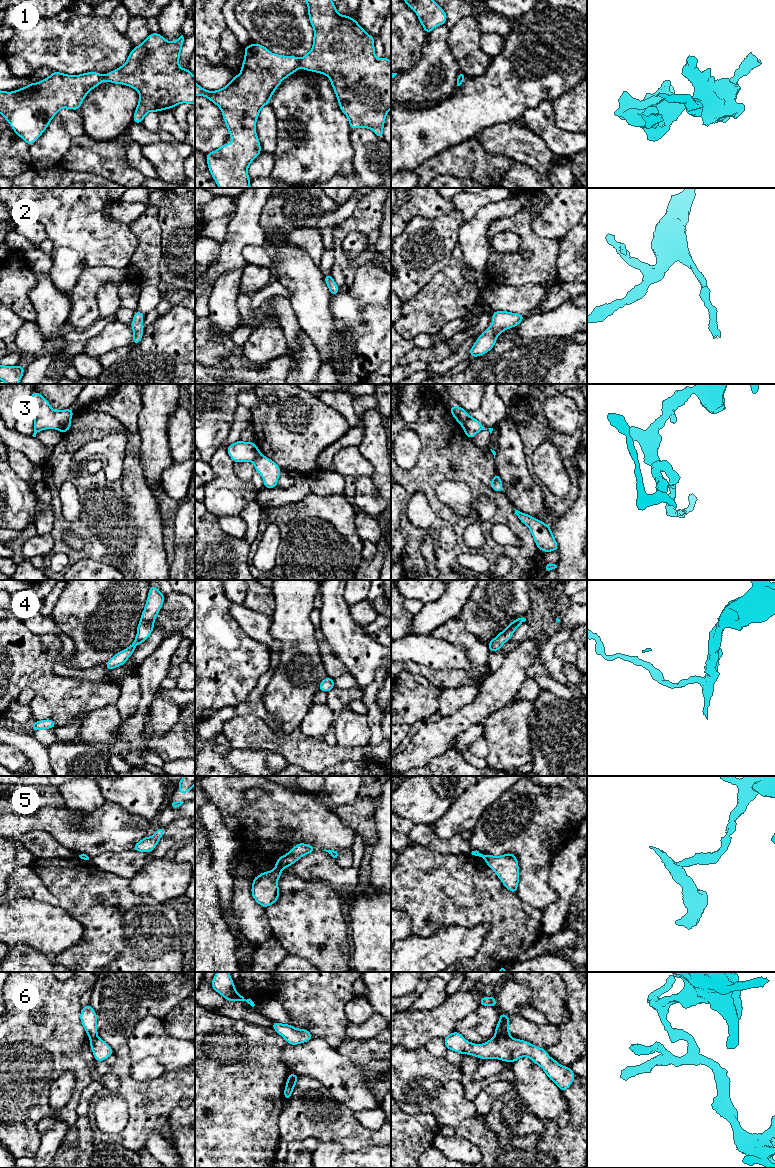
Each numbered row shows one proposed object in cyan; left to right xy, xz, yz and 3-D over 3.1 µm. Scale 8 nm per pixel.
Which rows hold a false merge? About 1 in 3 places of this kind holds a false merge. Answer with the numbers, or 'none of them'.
1, 3, 5, 6

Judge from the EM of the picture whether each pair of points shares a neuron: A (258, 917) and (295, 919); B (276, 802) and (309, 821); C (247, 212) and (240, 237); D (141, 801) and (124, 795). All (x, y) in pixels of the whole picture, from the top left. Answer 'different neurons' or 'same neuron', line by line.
A: different neurons
B: same neuron
C: same neuron
D: same neuron

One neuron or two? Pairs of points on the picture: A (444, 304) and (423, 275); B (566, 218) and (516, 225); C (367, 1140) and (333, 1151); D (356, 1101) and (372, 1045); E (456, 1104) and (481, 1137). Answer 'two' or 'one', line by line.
A: two
B: two
C: two
D: two
E: two

